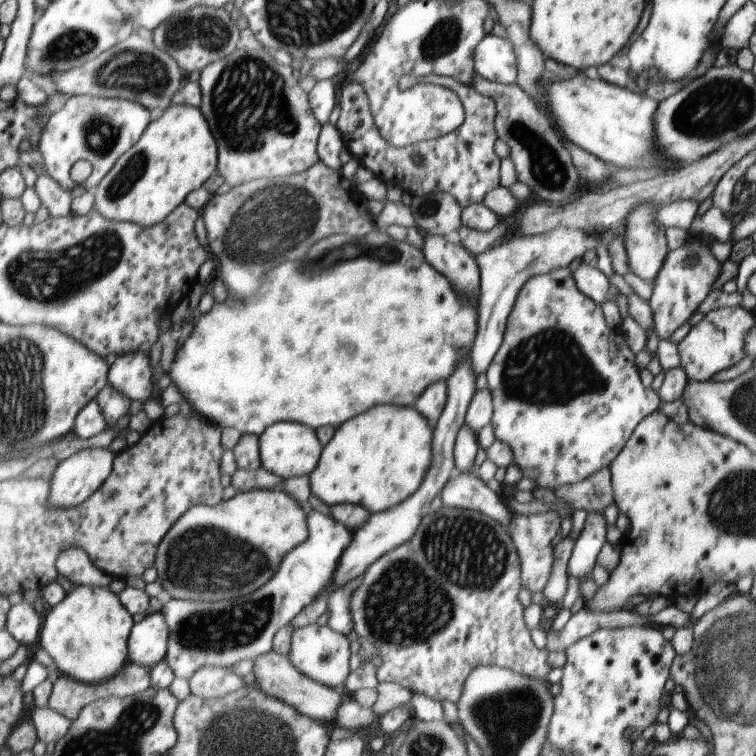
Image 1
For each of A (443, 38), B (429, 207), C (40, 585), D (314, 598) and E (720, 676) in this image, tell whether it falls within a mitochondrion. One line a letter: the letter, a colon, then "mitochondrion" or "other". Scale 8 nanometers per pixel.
A: mitochondrion
B: mitochondrion
C: other
D: other
E: mitochondrion

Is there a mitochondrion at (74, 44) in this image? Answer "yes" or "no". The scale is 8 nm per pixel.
yes

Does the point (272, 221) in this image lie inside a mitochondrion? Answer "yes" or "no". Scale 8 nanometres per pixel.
yes

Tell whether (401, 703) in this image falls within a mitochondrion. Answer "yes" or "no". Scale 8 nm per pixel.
no

